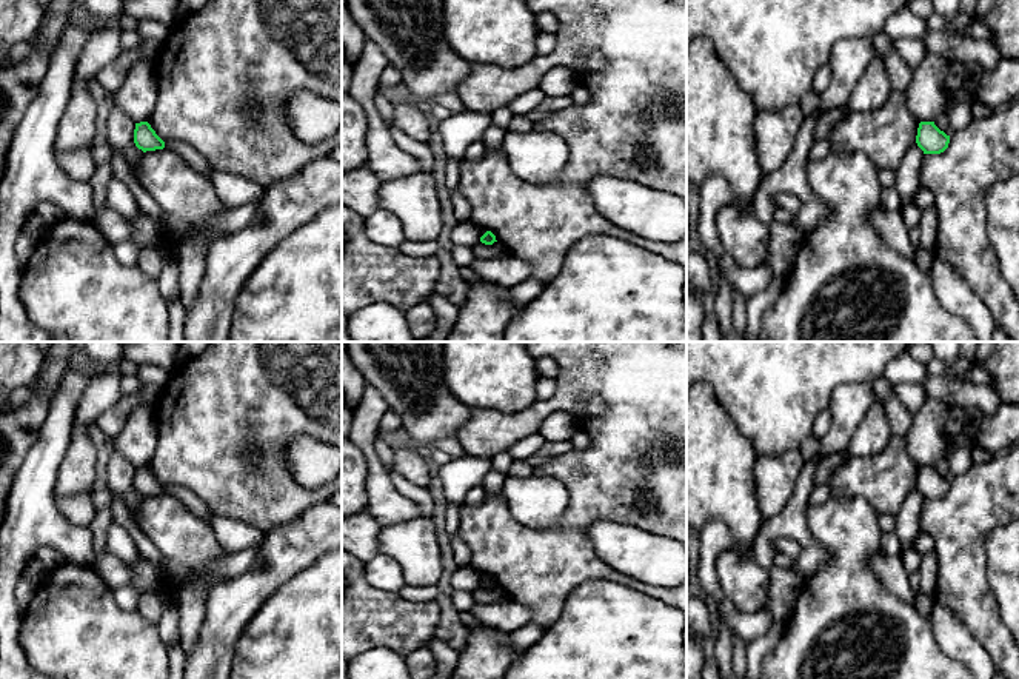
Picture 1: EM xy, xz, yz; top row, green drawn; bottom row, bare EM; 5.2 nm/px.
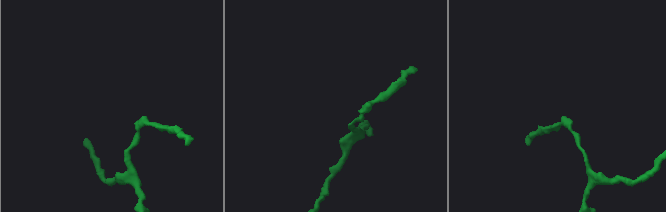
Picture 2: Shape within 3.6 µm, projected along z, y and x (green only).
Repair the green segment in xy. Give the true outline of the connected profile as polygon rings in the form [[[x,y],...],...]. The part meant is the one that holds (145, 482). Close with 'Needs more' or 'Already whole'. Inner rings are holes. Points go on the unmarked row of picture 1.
[[[148,467],[135,468],[134,488],[143,497],[165,493],[165,487],[155,479]]]. Already whole

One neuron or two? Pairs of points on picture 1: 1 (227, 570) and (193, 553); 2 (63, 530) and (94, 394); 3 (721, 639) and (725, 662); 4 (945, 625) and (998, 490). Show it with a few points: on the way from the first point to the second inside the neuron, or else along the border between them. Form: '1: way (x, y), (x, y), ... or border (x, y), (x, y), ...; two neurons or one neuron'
1: border (225, 553), (214, 559), (199, 578), (183, 585); two neurons
2: border (63, 459), (53, 495); two neurons
3: way (722, 645), (724, 656); one neuron
4: border (933, 598), (945, 605), (975, 639); two neurons

